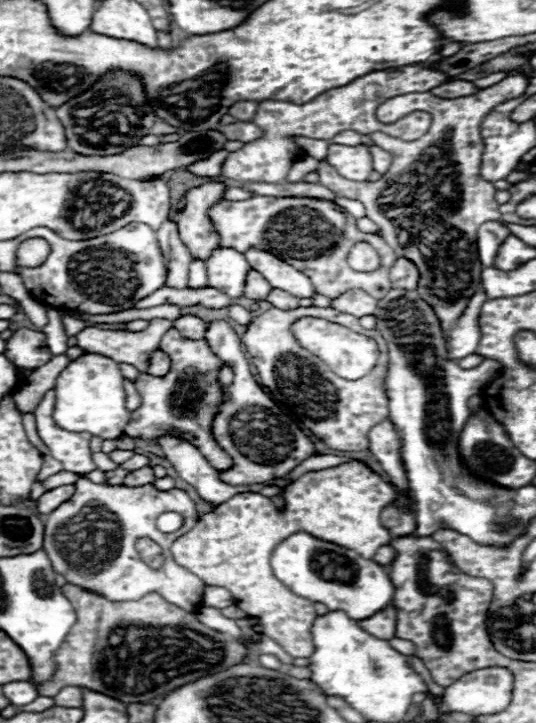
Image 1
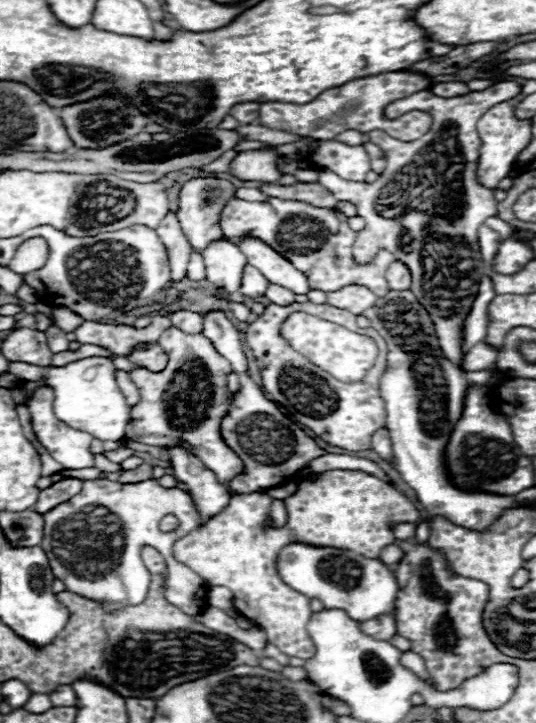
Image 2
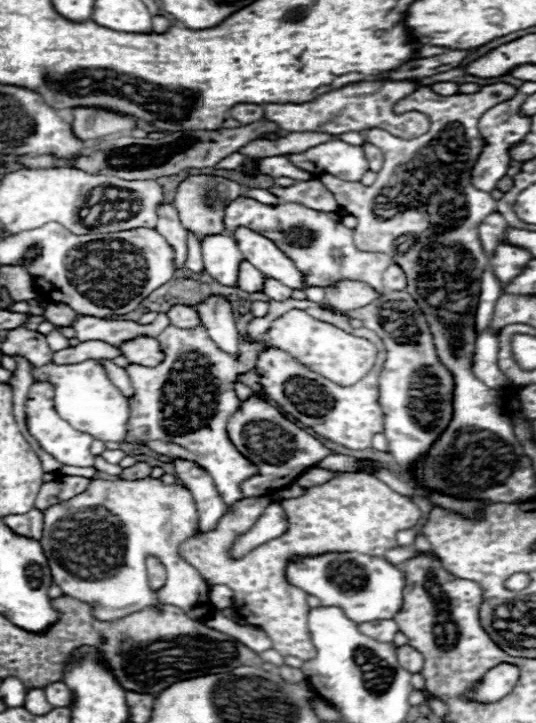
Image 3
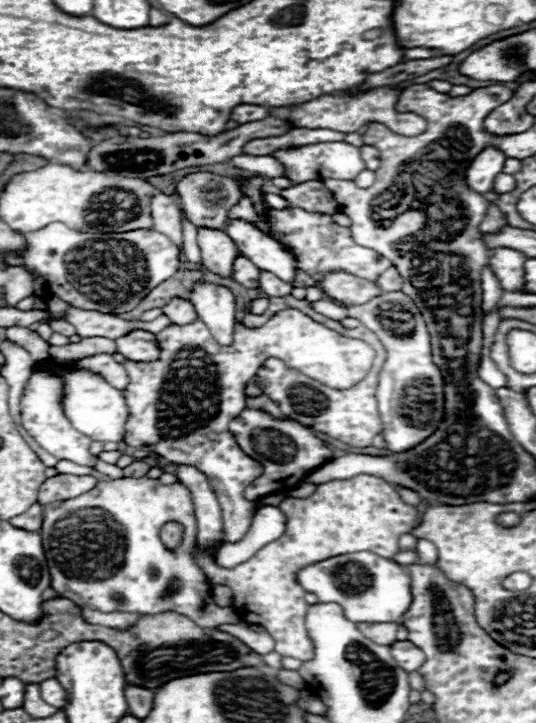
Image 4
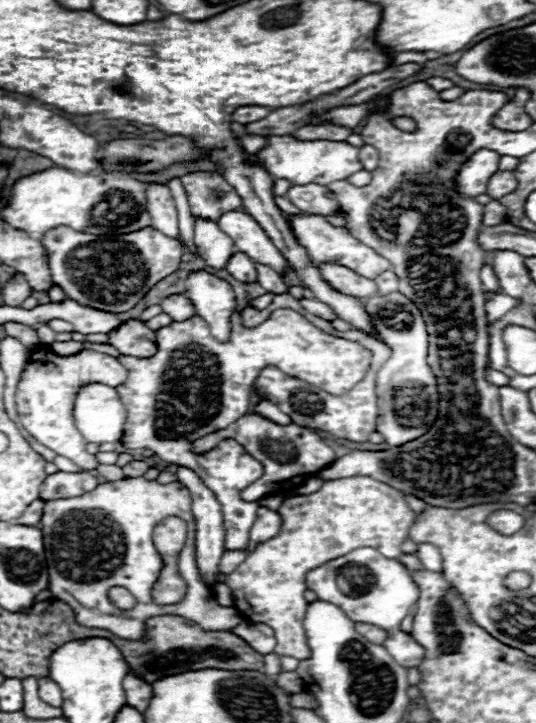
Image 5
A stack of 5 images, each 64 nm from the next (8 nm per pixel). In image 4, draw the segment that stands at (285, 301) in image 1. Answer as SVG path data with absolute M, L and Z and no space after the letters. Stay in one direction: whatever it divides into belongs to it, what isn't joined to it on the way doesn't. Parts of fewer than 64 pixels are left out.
M262 272L260 276L260 288L270 296L270 298L284 298L290 294L292 286L284 284L280 278L272 276L270 272Z

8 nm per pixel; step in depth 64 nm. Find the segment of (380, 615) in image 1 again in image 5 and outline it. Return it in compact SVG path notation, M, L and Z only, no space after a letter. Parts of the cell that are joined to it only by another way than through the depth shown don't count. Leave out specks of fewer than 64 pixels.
M356 624L356 630L366 636L372 644L384 644L384 640L388 638L388 632L382 628L376 628L372 624Z

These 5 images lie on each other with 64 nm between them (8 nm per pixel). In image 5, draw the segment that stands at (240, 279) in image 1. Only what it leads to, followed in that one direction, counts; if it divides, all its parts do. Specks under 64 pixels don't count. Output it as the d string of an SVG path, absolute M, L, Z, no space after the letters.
M196 220L196 230L194 230L194 240L200 258L206 262L206 266L224 270L232 254L236 252L234 242L230 240L228 234L224 234L218 224L210 220Z

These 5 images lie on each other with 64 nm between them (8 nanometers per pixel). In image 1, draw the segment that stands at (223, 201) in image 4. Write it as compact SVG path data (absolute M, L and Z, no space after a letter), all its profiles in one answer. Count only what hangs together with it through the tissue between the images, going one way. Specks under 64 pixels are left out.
M208 182L186 192L186 206L178 214L178 232L180 240L188 248L194 260L206 262L214 248L220 244L220 236L214 232L206 210L218 202L224 194L224 184Z

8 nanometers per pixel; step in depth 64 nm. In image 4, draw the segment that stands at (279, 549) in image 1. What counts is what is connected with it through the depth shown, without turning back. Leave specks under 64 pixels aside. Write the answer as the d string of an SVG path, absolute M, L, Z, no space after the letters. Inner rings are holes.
M356 552L356 554L342 554L332 556L328 560L310 564L296 574L298 584L316 594L322 604L336 602L344 608L344 614L352 622L396 622L410 606L410 576L404 568L388 558L376 556L372 552ZM364 570L364 576L362 576ZM342 576L360 576L358 582L346 582Z

